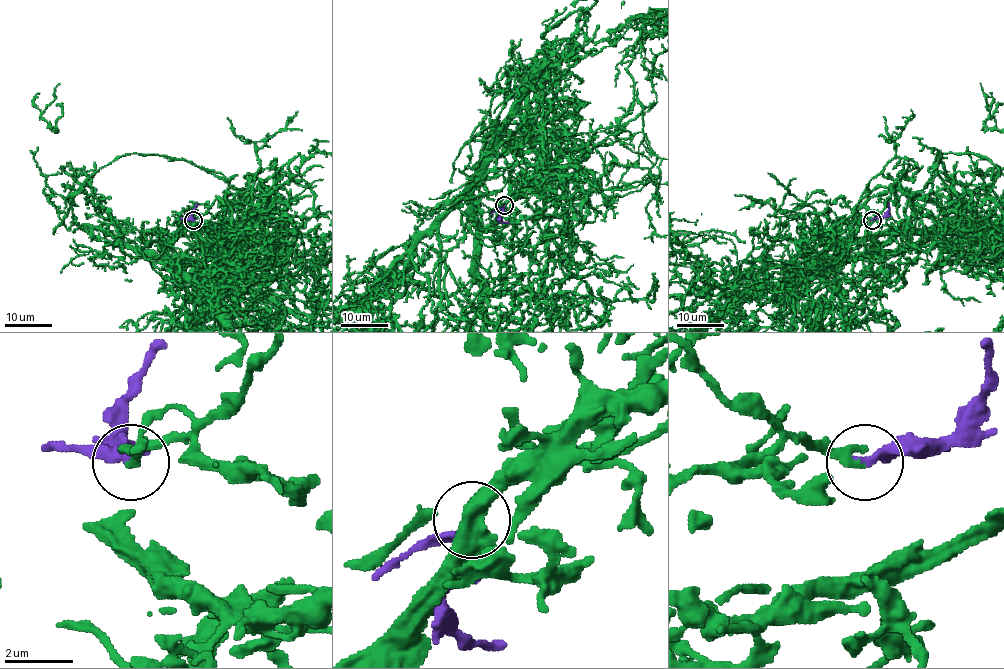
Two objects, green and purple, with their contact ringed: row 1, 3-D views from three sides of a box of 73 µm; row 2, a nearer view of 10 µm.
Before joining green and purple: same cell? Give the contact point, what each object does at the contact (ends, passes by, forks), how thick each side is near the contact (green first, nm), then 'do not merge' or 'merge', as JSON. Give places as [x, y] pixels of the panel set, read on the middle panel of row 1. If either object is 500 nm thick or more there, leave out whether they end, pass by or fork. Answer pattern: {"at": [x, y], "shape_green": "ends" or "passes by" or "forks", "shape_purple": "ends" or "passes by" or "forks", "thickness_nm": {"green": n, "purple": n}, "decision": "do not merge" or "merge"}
{"at": [504, 205], "shape_green": "ends", "shape_purple": "passes by", "thickness_nm": {"green": 300, "purple": 200}, "decision": "merge"}

